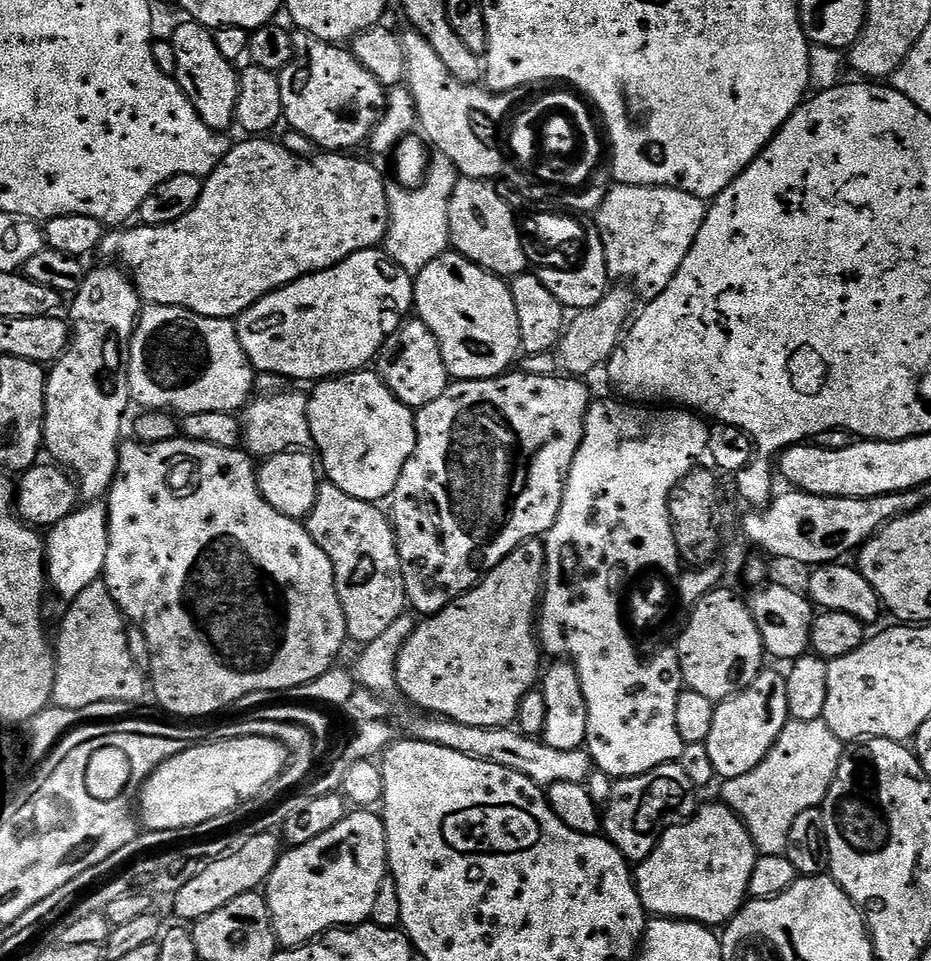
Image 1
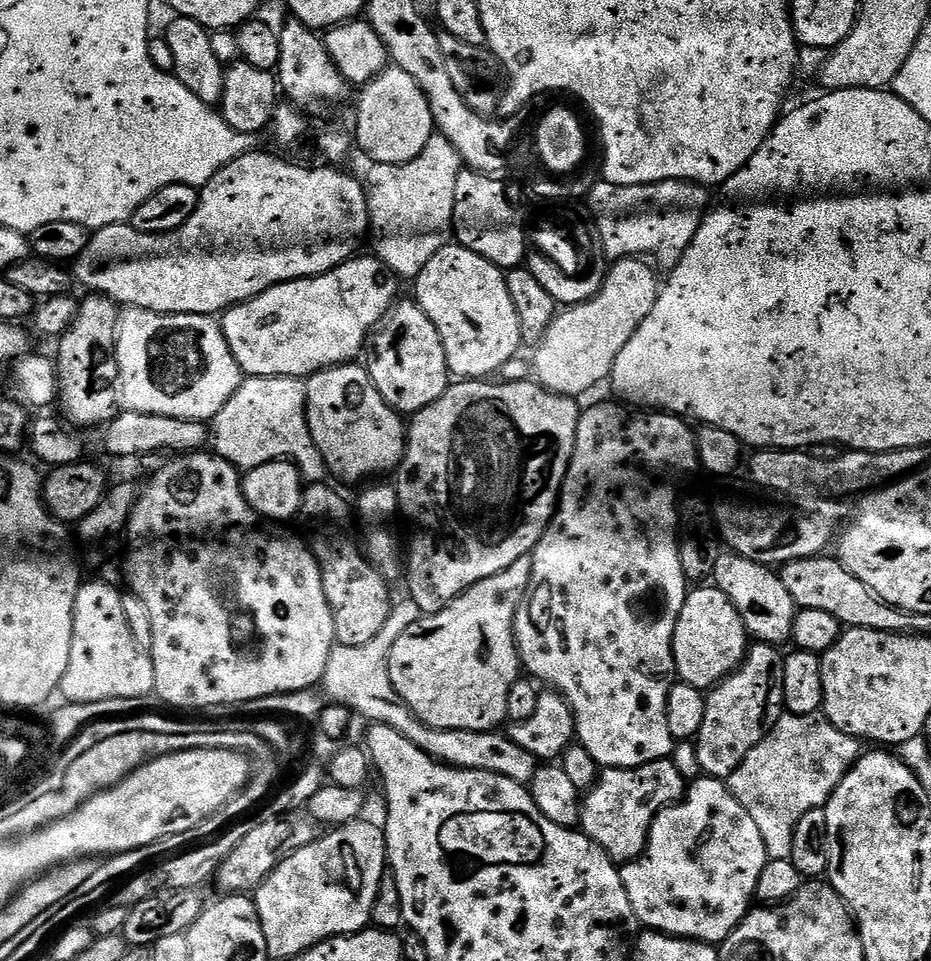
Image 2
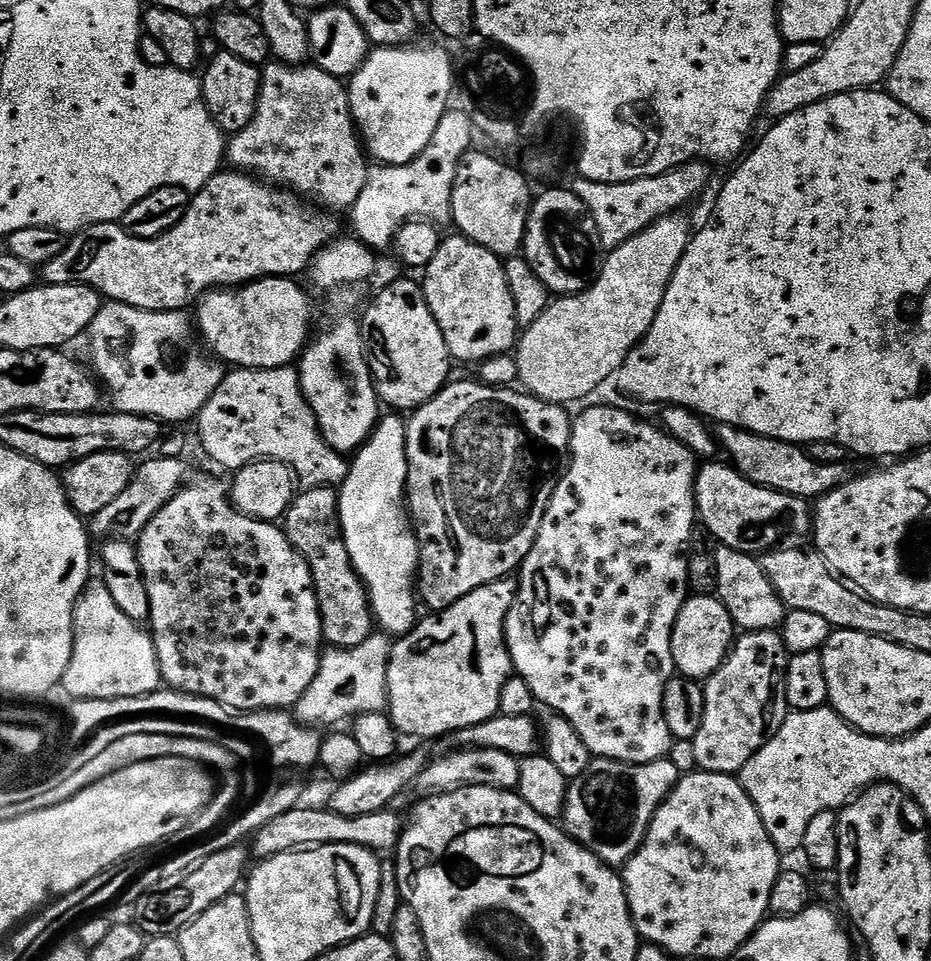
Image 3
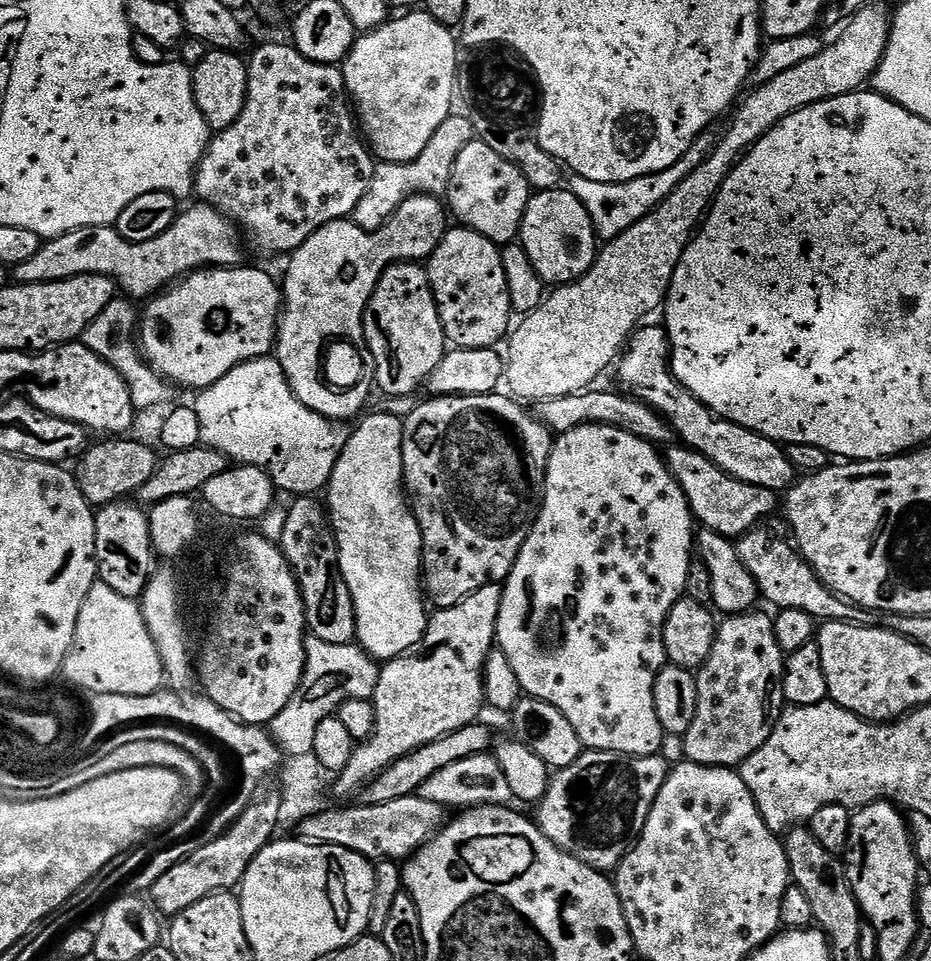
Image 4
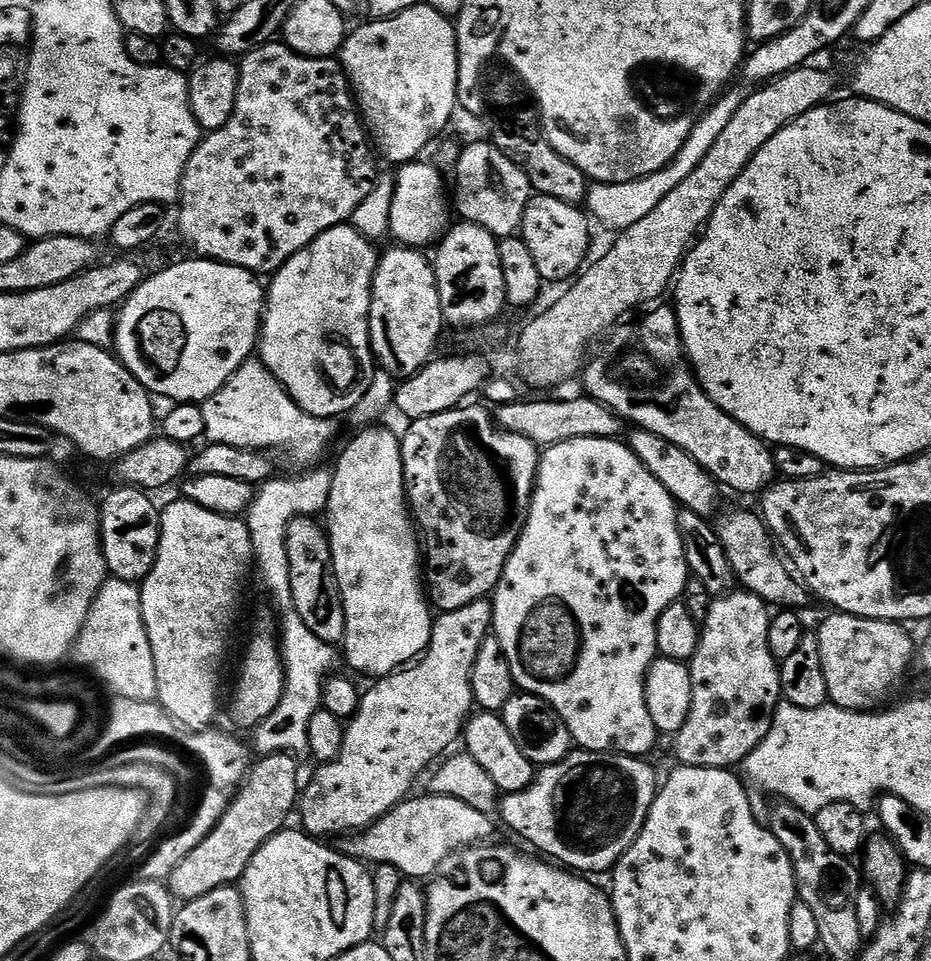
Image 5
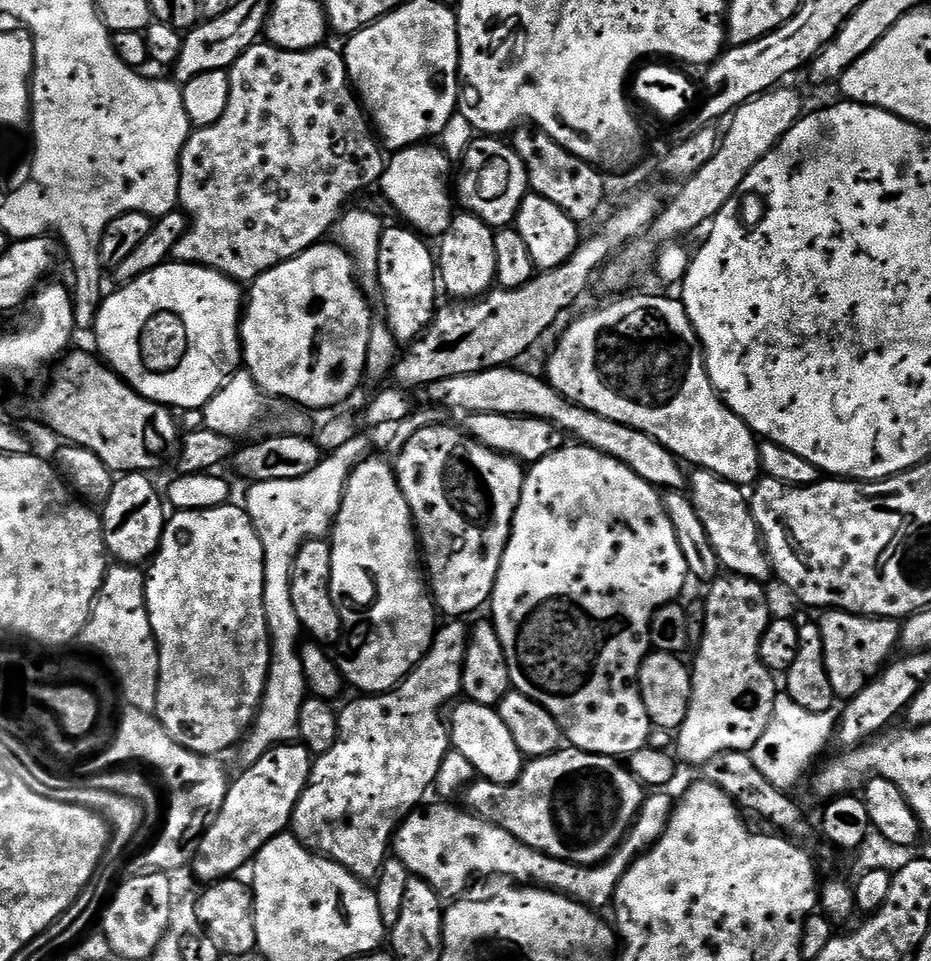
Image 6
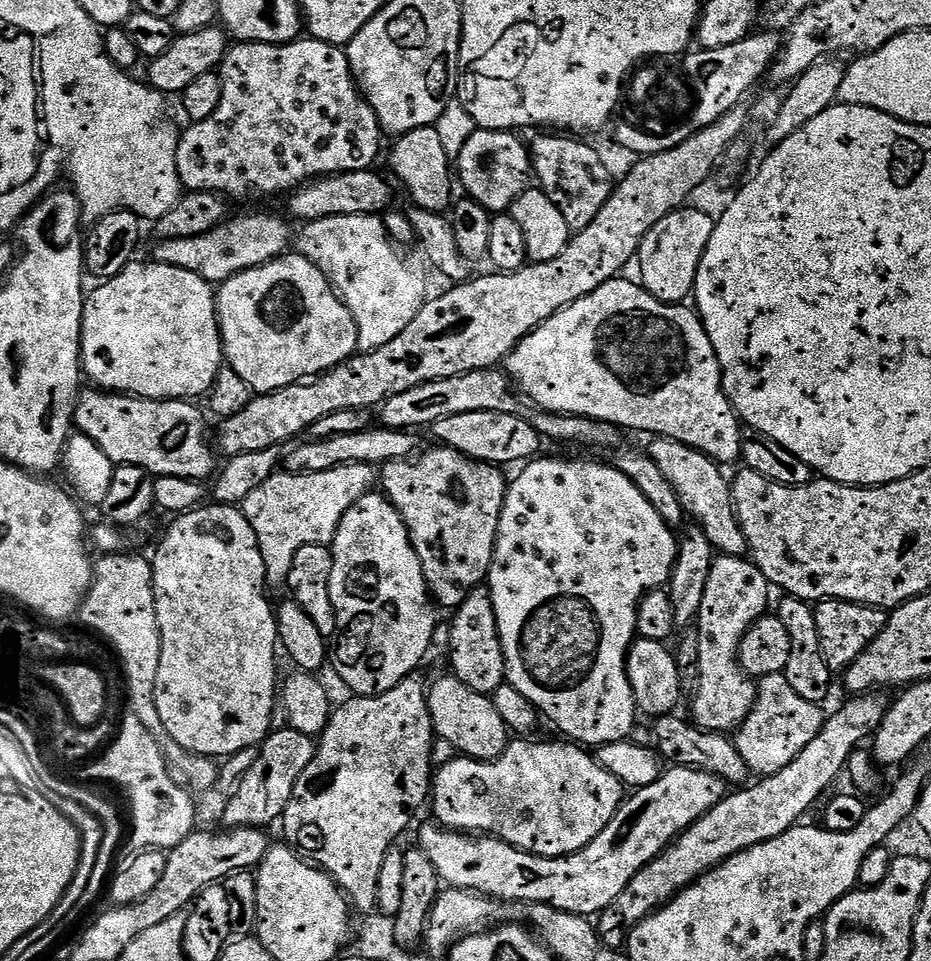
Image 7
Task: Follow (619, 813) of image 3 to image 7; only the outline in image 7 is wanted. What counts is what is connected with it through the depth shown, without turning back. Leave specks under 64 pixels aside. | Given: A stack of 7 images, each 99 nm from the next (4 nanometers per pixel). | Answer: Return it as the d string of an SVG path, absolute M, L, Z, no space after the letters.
M532 738L513 739L497 760L457 758L439 765L430 789L430 809L437 816L433 817L454 832L487 834L539 856L572 856L594 842L624 803L624 785L597 762L591 751L575 743L535 744L534 741Z

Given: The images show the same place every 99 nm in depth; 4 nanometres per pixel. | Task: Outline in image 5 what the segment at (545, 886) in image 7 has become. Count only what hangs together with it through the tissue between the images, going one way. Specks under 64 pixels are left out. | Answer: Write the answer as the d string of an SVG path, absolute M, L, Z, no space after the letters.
M431 794L415 796L394 806L394 810L387 812L381 820L375 820L363 832L341 839L338 844L339 851L372 866L394 866L400 871L401 877L424 882L435 877L439 873L436 871L452 855L455 857L461 850L483 845L493 839L493 817L489 813L474 810L474 806L458 802L458 798Z

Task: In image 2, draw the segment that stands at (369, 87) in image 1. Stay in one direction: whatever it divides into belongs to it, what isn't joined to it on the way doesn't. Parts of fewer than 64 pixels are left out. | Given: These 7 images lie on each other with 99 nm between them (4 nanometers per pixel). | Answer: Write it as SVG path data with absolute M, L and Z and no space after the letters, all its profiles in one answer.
M288 18L284 25L279 25L280 66L278 69L278 88L289 101L296 106L304 104L336 104L344 96L346 82L334 66L326 50L323 39L313 29L295 18Z

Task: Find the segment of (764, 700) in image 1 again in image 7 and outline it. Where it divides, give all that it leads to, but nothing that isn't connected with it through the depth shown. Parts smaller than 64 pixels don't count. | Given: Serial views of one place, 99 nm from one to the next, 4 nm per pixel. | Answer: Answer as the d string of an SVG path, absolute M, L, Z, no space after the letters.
M717 555L710 566L710 578L706 578L706 594L702 594L702 606L696 616L694 627L698 630L698 668L700 685L694 689L691 719L695 727L706 732L735 733L744 720L752 713L756 701L757 685L753 683L740 664L740 644L746 634L769 611L768 591L770 585L766 574L751 559L742 556Z

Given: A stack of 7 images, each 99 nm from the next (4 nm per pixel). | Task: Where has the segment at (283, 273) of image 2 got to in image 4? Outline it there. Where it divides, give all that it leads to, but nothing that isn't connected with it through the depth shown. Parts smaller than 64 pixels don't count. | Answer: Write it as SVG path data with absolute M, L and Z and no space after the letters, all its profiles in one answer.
M196 202L193 208L185 212L183 209L177 215L170 230L150 242L130 242L112 226L53 236L41 243L34 258L15 265L14 280L18 284L45 284L71 276L98 274L115 282L125 297L152 298L197 270L237 267L241 263L240 240L242 244L241 229L233 221L212 205Z

